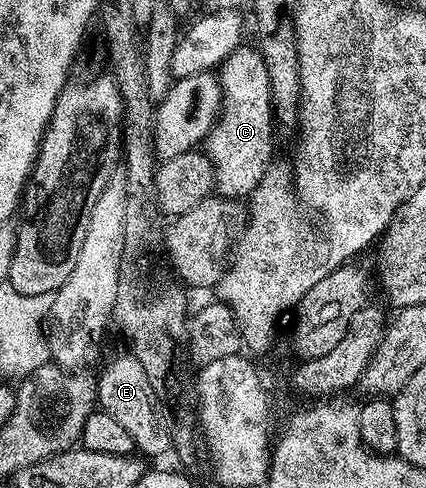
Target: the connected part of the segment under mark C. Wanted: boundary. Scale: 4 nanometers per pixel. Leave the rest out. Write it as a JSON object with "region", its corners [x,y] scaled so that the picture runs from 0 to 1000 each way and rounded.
{"region":[[[570,88],[514,135],[523,213],[519,238],[477,291],[505,357],[505,387],[516,402],[582,406],[624,369],[622,352],[641,330],[646,242],[636,170],[610,98]]]}

